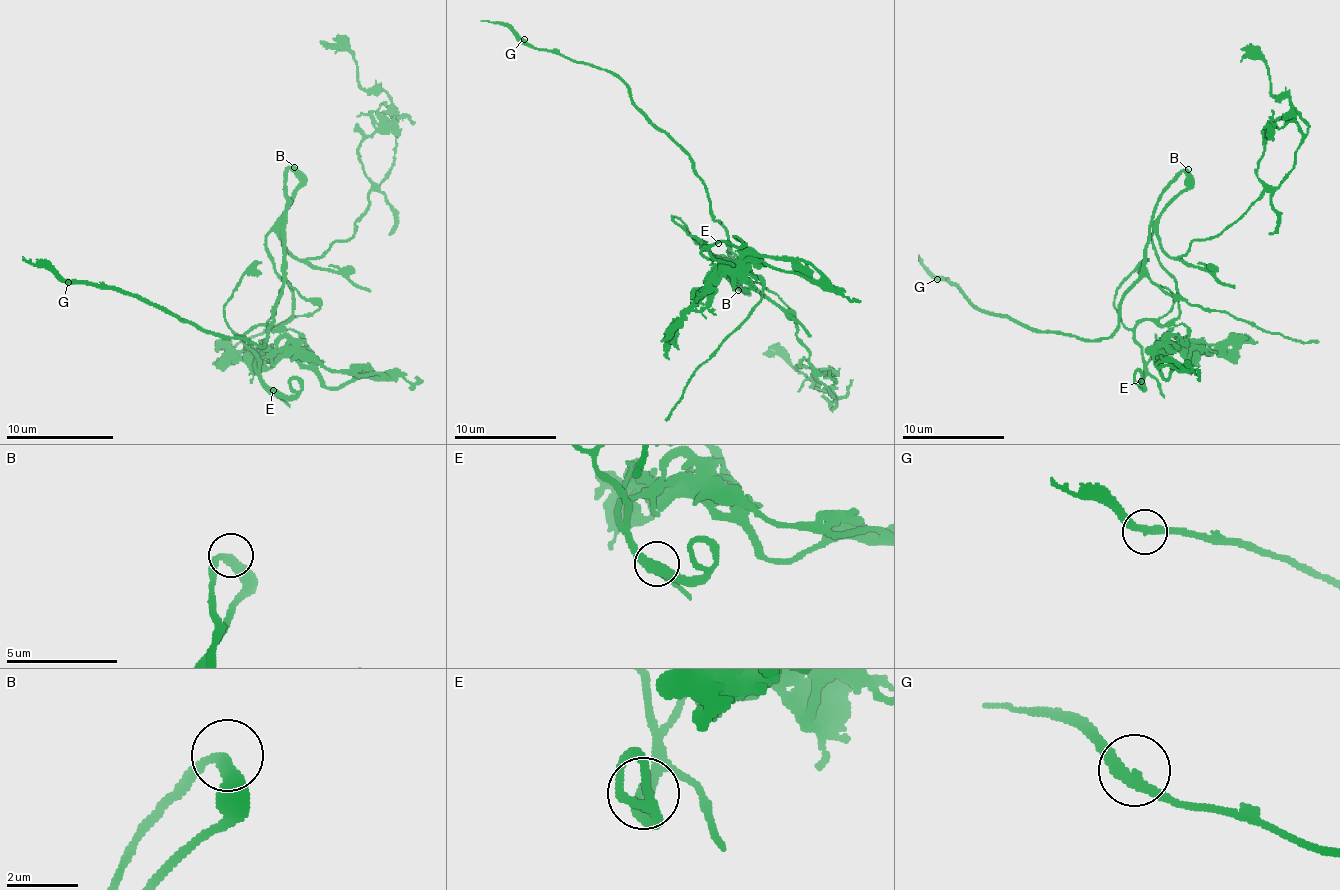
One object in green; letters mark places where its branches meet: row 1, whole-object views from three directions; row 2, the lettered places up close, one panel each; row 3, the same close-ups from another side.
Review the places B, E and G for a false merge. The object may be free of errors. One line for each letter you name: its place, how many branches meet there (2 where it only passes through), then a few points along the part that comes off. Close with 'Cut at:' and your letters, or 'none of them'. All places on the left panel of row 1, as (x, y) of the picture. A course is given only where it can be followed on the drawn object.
Cut at: none of them

